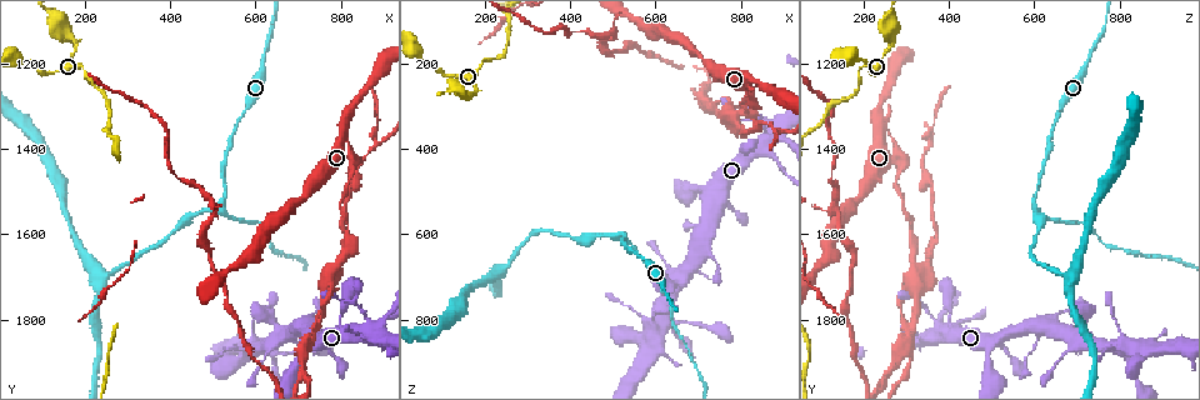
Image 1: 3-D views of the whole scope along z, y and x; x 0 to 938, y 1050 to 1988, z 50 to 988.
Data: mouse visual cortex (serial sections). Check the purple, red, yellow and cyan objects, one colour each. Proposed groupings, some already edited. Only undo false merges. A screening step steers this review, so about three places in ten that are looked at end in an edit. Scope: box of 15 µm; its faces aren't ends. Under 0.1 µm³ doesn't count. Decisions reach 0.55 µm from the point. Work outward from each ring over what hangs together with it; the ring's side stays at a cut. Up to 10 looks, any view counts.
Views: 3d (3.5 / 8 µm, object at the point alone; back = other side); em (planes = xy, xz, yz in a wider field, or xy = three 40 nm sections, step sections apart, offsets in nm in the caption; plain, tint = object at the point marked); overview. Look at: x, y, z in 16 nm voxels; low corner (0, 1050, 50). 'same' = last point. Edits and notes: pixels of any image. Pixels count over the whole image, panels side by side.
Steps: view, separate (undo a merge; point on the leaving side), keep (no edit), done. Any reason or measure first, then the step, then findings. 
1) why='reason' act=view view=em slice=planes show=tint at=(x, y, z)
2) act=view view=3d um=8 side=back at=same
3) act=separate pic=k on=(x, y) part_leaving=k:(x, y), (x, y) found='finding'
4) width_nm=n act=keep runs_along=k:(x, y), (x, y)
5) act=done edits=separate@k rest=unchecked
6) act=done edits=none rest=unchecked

why='sudden change in width' act=view view=3d um=3.5 at=(170, 1135, 270)

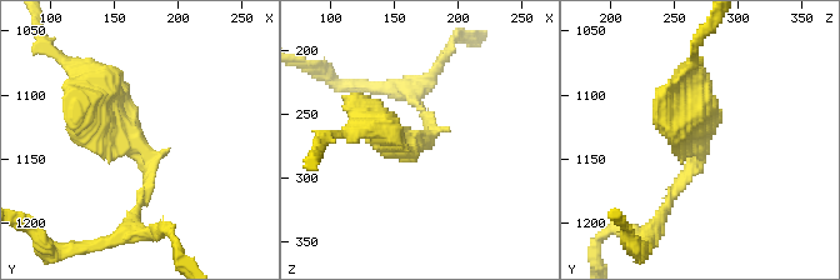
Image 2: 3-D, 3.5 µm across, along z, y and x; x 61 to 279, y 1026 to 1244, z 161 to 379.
why='need the tissue' act=view view=em slice=xy step=3 show=tint at=(164, 1132, 272)

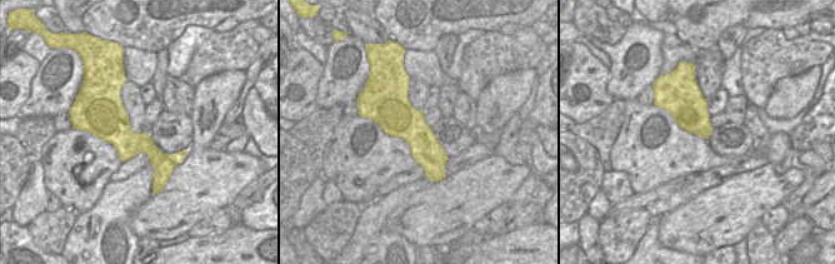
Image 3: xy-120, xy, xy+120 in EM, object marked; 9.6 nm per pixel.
act=keep runs_along=3:(399, 84), (399, 115), (439, 177) found='continuous, no second cell'

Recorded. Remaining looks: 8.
why='three-way junction' act=view view=3d um=3.5 at=(510, 1540, 600)

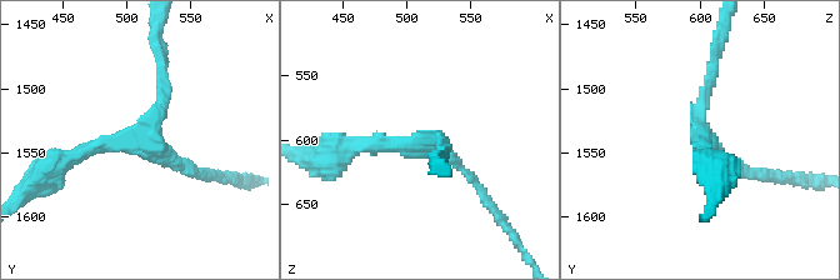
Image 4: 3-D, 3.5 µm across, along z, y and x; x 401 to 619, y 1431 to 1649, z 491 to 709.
arms=3 arm_widths_nm=150,150,200 act=view view=em slice=xy step=2 show=tint at=(514, 1538, 604)

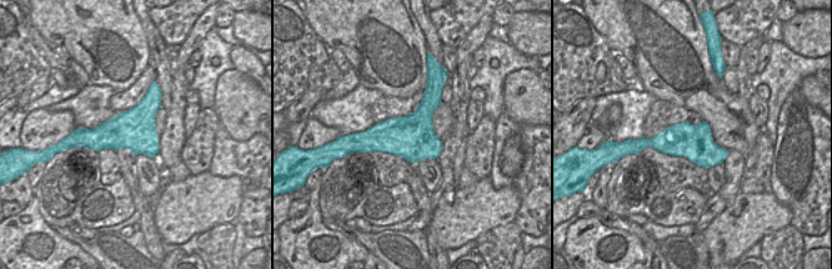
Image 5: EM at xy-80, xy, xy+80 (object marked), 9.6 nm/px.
act=keep runs_along=4:(160, 64), (153, 129), (69, 159) found='all the same cell'

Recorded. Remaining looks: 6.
act=view view=3d um=3.5 at=(815, 1365, 265)

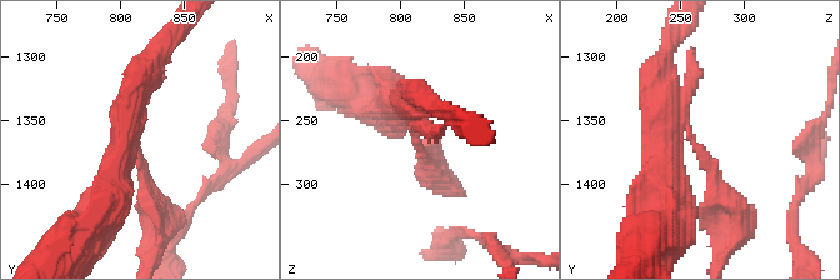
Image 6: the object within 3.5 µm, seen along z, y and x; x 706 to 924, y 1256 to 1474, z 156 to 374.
why='shape alone is not enough' act=view view=em slice=planes show=tint at=(814, 1362, 260)

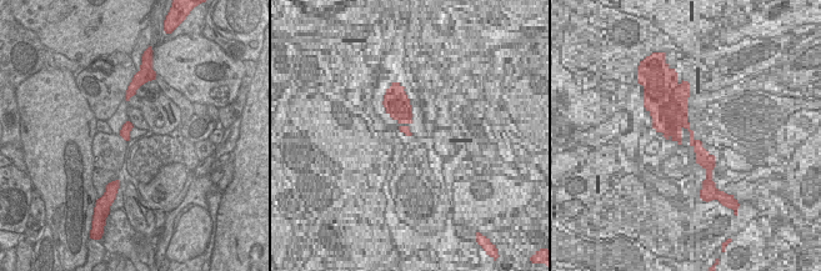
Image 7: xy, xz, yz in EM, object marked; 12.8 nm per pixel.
width_nm=130 act=separate pic=6 on=(711, 178) part_leaving=6:(691, 141), (740, 214), (730, 245) found='two cells meet here'

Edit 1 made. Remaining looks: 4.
why='thick turns thin' act=view view=3d um=3.5 side=back at=(885, 1815, 375)

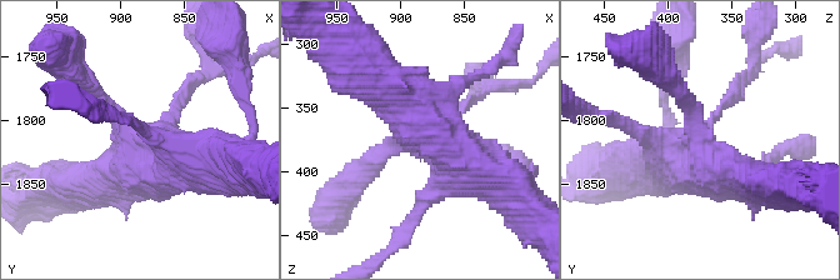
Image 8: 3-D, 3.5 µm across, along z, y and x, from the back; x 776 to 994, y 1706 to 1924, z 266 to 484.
act=view view=em slice=xy step=1 show=tint at=(878, 1818, 378)

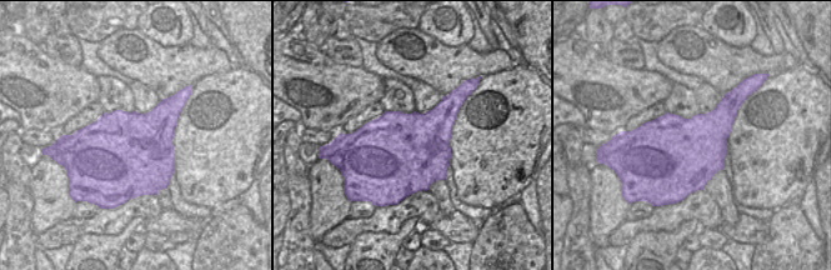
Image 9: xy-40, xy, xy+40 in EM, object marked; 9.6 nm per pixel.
act=view view=em slice=xy step=2 show=tint at=same

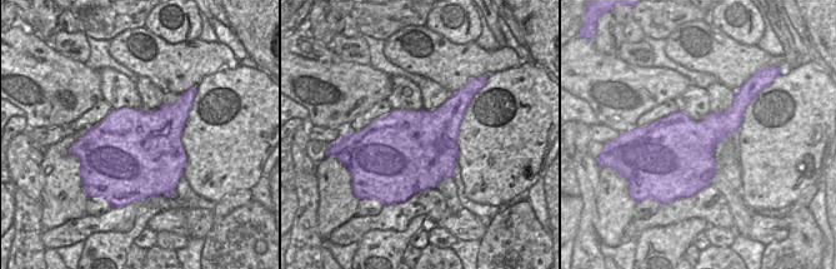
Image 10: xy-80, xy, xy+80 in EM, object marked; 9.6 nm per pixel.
width_nm=800 act=keep runs_along=8:(521, 201), (464, 158), (390, 90) found='one cell here'

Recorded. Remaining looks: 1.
act=done edits=separate@6 rest=unchecked

